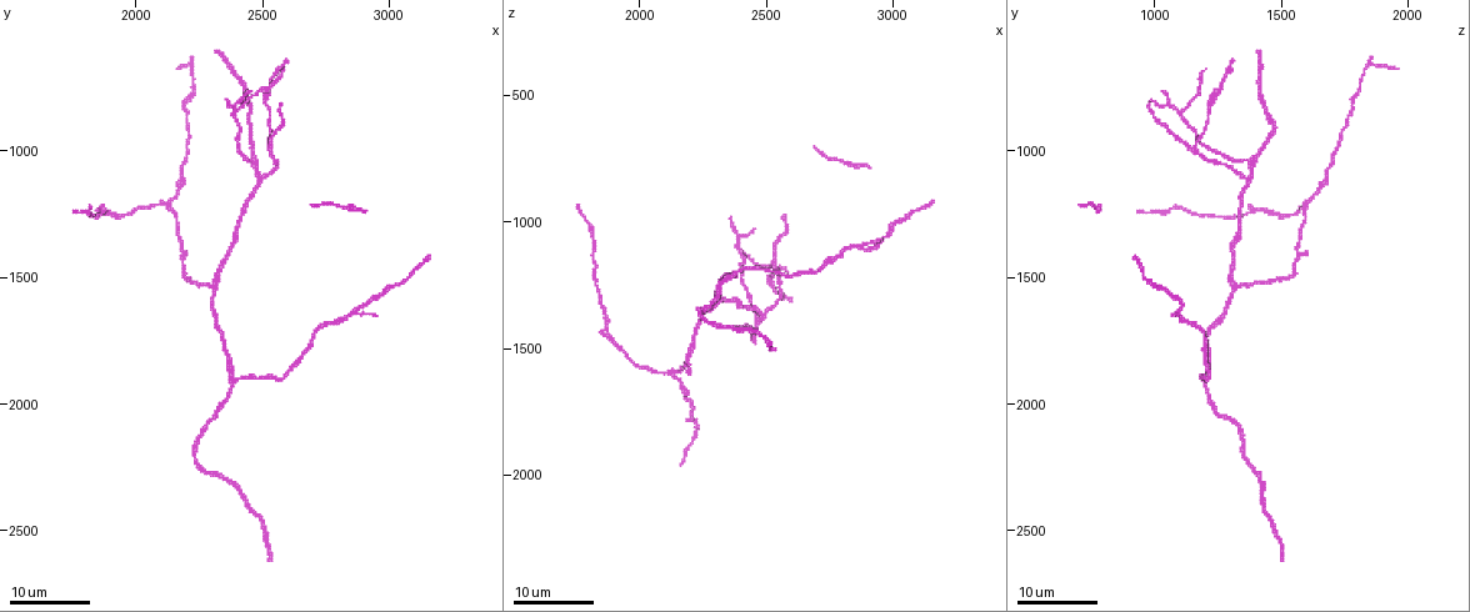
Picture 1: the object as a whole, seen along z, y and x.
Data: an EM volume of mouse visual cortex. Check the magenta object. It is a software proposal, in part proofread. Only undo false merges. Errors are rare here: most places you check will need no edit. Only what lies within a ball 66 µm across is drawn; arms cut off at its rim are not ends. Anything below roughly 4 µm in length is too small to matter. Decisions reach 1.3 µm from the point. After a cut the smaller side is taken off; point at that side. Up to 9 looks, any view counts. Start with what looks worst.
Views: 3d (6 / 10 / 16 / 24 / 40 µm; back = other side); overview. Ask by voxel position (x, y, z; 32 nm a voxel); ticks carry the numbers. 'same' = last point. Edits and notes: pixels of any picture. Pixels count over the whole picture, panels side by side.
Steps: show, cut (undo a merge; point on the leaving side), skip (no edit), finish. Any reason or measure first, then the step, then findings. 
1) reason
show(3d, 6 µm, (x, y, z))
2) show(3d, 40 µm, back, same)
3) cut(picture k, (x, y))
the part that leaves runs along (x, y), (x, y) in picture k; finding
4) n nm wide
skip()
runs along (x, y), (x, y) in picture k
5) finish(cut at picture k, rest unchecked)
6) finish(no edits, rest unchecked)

a fork
show(3d, 16 µm, (2530, 1000, 1160))

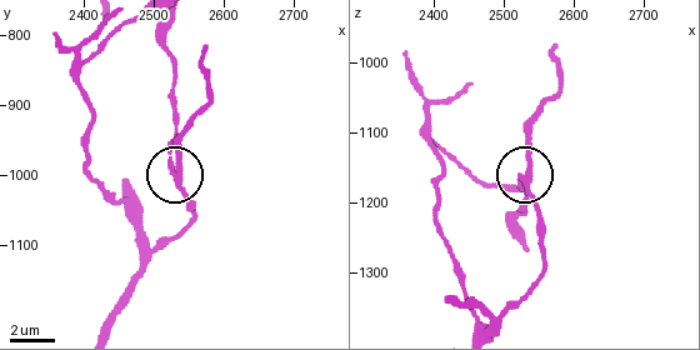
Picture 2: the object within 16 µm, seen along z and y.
zoom in
show(3d, 6 µm, (2525, 995, 1165))

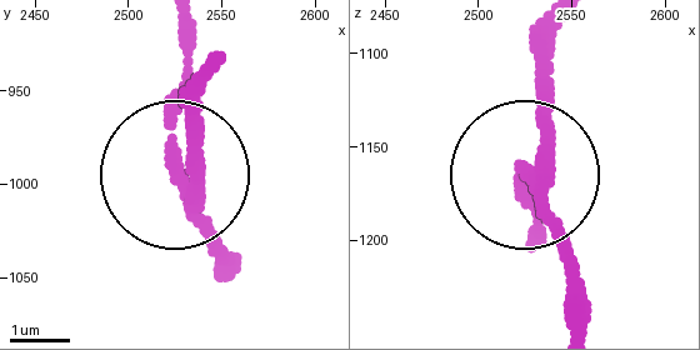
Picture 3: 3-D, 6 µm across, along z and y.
3 arms
skip()
runs along (229, 281), (179, 181), (199, 171), (199, 76) in picture 3; one cell here

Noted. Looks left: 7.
three-way junction
show(3d, 24 µm, (2310, 1530, 1330))

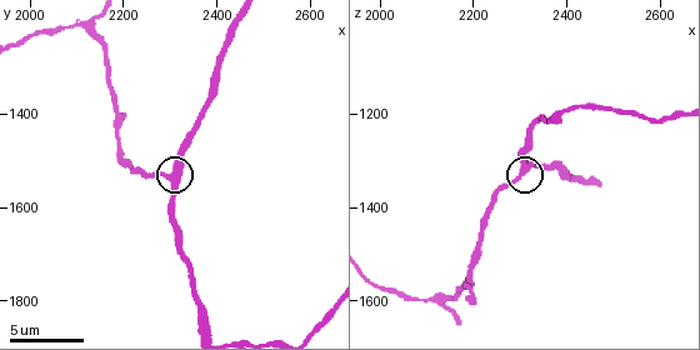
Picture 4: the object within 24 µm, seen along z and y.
closer look
show(3d, 10 µm, (2300, 1535, 1325))

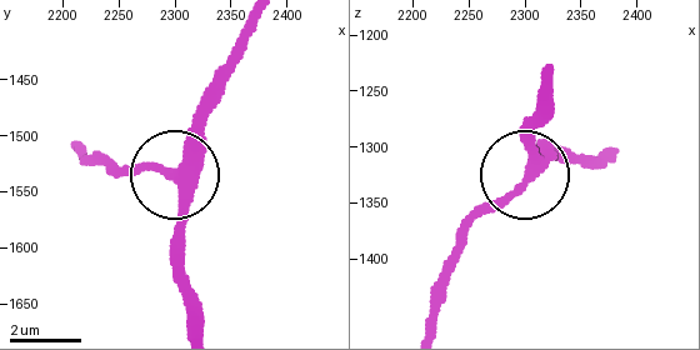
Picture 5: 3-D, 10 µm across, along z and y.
show(3d, 10 µm, back, (2300, 1536, 1330))

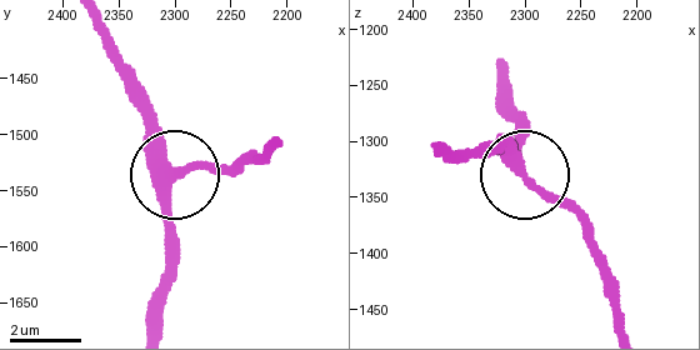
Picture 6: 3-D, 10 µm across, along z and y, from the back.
side arm 41 µm
skip()
continuous, no second cell

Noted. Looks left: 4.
small branch off a trunk
show(3d, 24 µm, (2400, 1900, 1190))

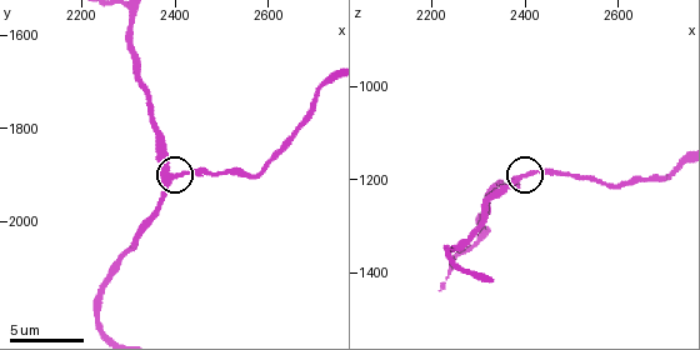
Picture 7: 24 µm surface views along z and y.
closer look
show(3d, 6 µm, (2405, 1900, 1190))

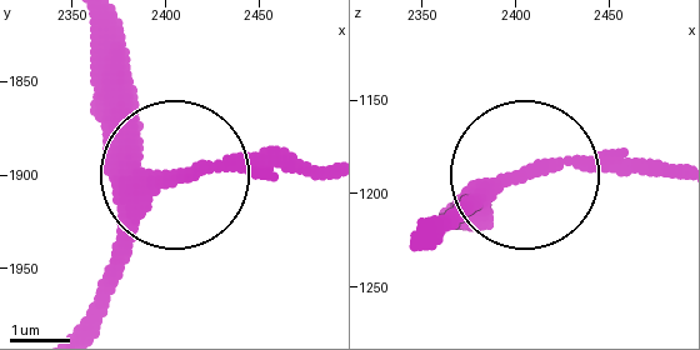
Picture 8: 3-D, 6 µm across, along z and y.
show(3d, 6 µm, back, (2400, 1902, 1192))

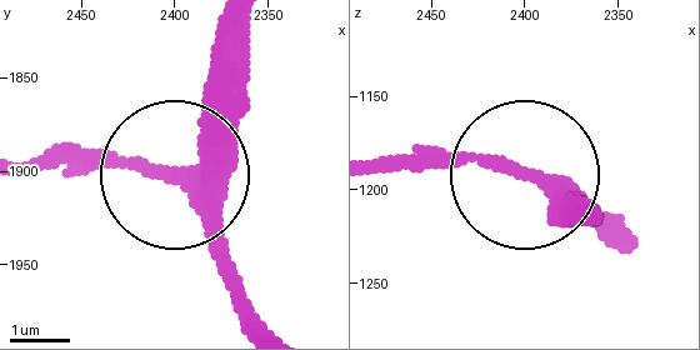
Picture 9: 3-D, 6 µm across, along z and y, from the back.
skip()
runs along (245, 21), (240, 111), (175, 185), (260, 320) in picture 9; all the same cell

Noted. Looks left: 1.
thin arm on a thick one
show(3d, 10 µm, (2125, 1205, 1595))

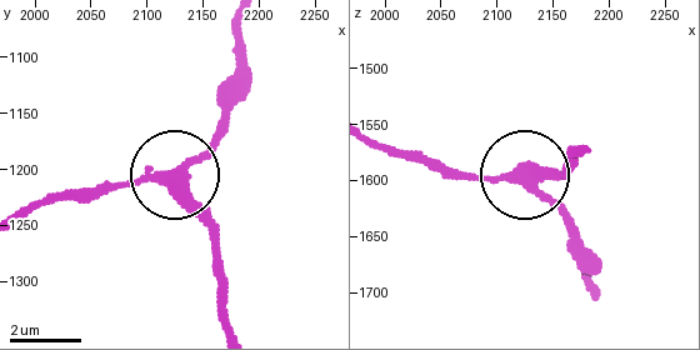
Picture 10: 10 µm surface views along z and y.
3 arms
skip()
runs along (231, 325), (213, 218), (178, 176), (221, 131) in picture 10; one cell here

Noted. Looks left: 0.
finish(no edits, rest unchecked)

